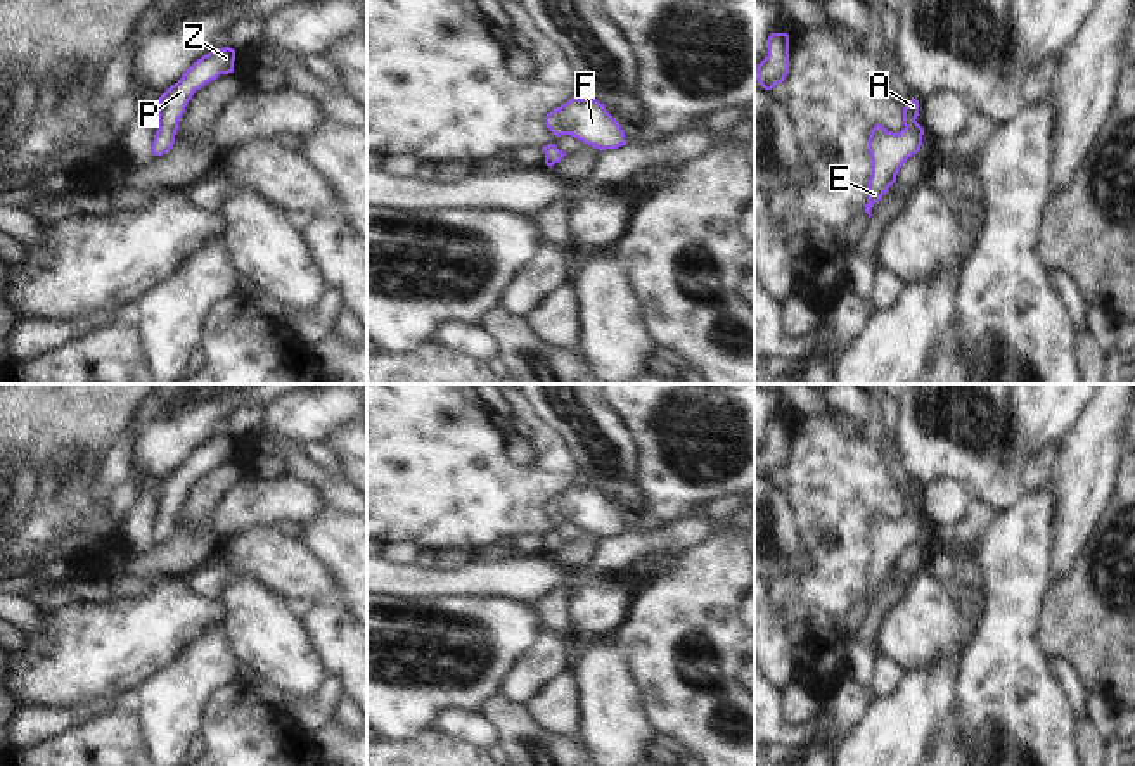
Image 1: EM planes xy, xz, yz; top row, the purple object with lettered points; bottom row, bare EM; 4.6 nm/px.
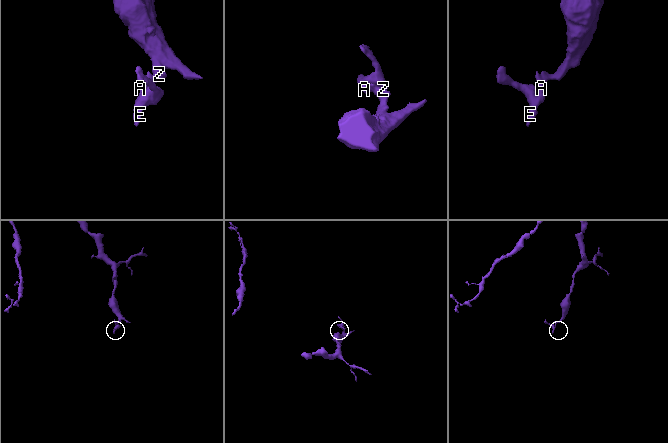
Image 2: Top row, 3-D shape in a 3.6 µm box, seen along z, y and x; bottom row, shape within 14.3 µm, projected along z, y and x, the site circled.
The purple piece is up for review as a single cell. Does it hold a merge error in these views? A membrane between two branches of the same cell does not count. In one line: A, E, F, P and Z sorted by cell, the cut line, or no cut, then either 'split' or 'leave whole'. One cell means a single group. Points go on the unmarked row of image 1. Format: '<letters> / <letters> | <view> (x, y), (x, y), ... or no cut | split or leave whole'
A E F P Z | no cut | leave whole

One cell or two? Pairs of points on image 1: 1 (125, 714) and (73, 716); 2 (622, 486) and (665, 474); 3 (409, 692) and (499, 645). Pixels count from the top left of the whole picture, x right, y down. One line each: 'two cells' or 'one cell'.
1: two cells
2: two cells
3: one cell

